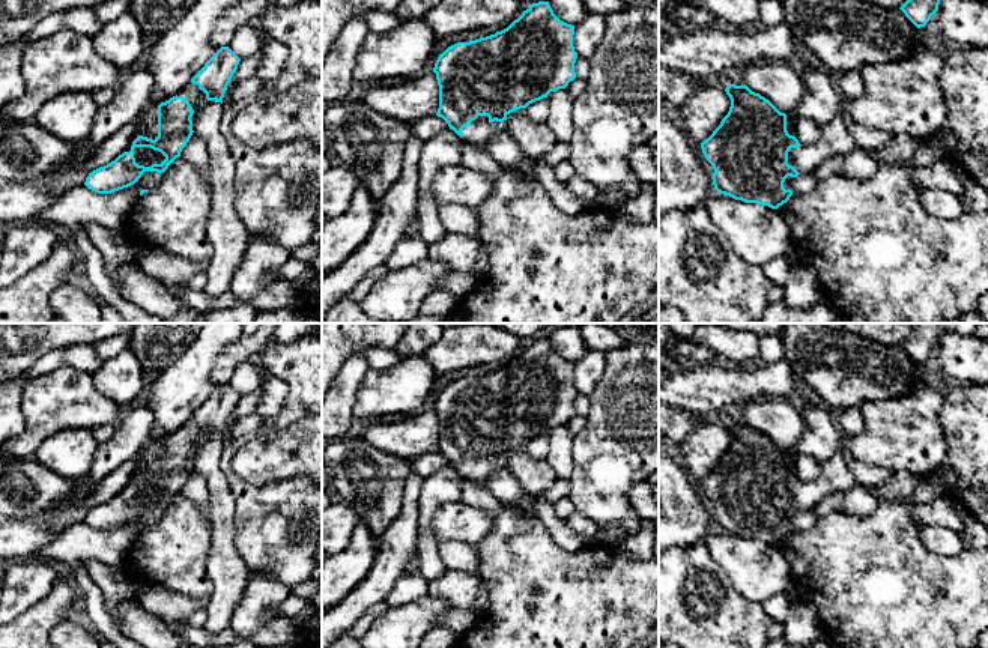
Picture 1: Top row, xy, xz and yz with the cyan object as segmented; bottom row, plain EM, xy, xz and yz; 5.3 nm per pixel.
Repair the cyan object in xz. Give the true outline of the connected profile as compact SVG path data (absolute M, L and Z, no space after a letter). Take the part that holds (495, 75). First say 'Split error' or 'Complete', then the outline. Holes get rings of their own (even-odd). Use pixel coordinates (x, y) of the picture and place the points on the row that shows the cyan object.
Split error. M538 2L507 29L448 47L433 68L439 86L436 116L466 143L486 149L492 137L507 131L510 113L565 89L576 78L573 35L574 26L561 21L549 2Z

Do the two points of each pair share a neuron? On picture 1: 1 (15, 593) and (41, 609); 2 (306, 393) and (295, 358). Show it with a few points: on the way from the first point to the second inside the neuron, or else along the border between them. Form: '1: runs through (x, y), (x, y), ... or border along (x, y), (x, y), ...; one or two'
1: border along (56, 578), (51, 588), (15, 618); two
2: runs through (306, 384), (304, 367); one

